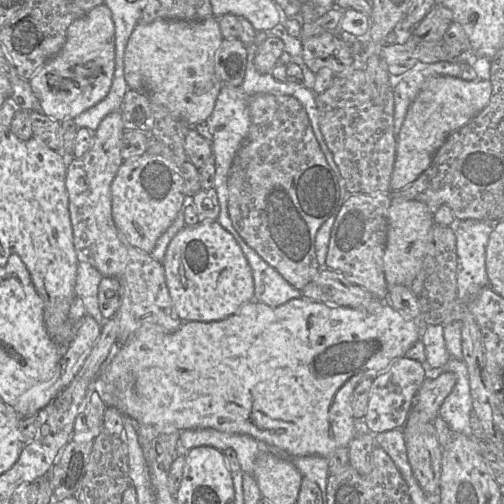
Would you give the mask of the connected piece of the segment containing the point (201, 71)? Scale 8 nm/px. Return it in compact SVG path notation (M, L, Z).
M213 16L201 21L138 22L124 53L128 89L145 93L150 102L166 107L175 118L189 126L206 121L222 87L215 73L215 56L223 40L219 23Z

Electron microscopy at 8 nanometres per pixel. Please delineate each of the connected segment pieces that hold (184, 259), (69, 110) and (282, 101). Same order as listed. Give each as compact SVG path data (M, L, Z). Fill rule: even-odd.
M217 220L185 226L178 232L167 248L163 267L171 299L183 322L220 321L254 300L255 286L251 267L237 241Z
M101 4L86 15L73 21L67 29L66 41L62 49L29 79L32 91L40 103L40 111L58 122L66 118L74 119L80 113L94 106L108 94L115 68L115 28L110 9Z
M256 94L248 102L251 125L228 176L228 212L232 225L266 263L290 285L302 290L321 271L315 250L316 234L339 200L339 182L319 146L306 110L292 96Z

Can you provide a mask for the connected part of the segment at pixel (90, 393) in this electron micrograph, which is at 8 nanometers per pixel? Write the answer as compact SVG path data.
M95 382L89 384L81 410L76 416L72 433L75 442L94 441L103 429L104 410L107 405L95 389Z

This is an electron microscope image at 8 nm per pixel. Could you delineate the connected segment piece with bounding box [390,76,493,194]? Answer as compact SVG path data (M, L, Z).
M435 76L426 81L411 103L397 136L391 194L411 185L431 164L446 138L480 113L492 95L490 80L465 81L456 76Z

